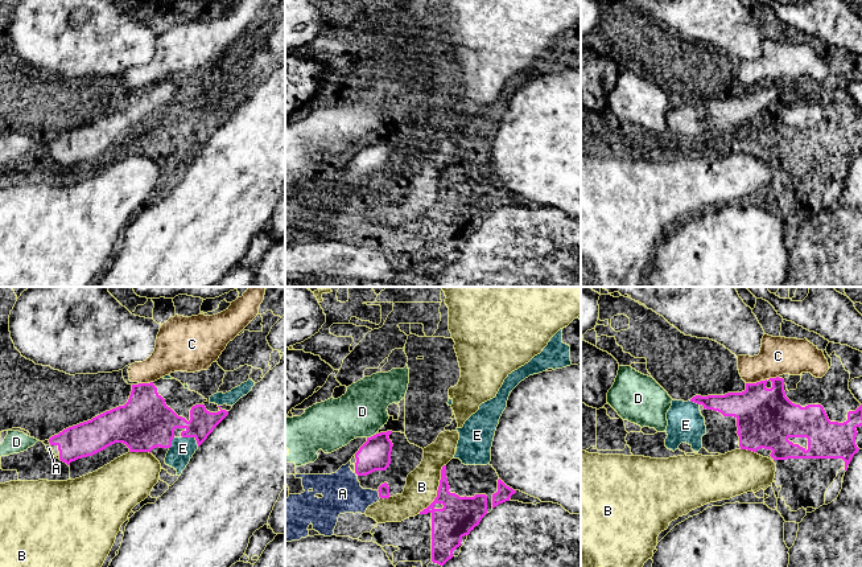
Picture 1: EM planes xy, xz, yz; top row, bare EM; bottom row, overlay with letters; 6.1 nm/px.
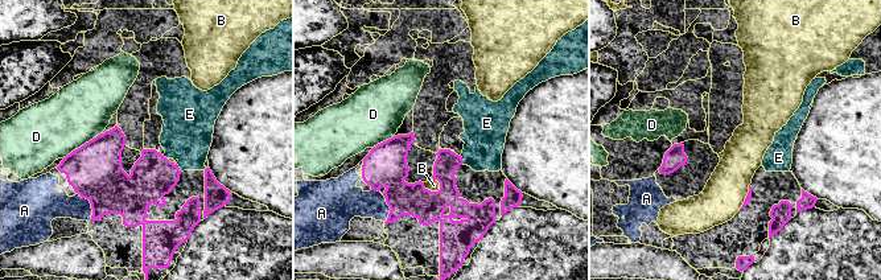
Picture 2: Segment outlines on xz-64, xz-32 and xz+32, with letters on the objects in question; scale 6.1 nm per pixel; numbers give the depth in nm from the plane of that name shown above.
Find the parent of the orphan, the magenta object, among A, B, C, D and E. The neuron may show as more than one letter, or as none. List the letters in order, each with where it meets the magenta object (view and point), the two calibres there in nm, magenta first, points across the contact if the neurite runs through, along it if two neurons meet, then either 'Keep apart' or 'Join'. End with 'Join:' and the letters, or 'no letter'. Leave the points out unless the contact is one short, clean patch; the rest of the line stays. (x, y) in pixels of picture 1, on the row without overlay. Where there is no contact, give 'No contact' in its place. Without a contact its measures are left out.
A: Touches magenta at xz (379, 198). Thickness 70 nm (magenta) against 240 nm. Join
B: Touches magenta at xz (438, 193). Thickness 220 nm (magenta) against 190 nm. Keep apart
C: Touches magenta at yz (757, 86). Thickness 360 nm (magenta) against 220 nm. Keep apart
D: Touches magenta at xz (371, 140). Thickness 190 nm (magenta) against 300 nm. Keep apart
E: Touches magenta at xy (192, 140). Thickness 260 nm (magenta) against 140 nm. Join
Join: A, E

